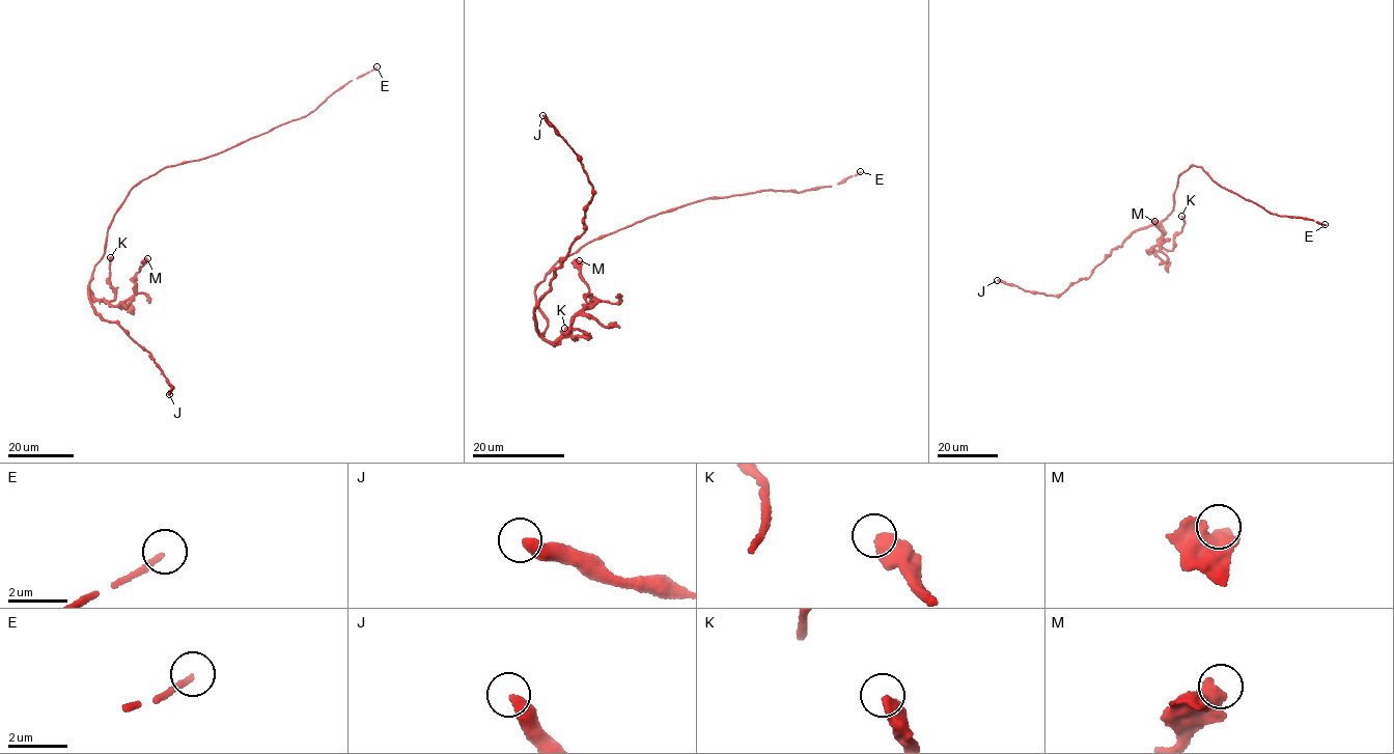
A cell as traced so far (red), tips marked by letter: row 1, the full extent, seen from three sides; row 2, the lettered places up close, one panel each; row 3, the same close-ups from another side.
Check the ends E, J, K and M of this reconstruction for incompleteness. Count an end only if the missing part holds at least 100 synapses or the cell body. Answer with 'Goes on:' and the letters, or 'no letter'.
Goes on: E

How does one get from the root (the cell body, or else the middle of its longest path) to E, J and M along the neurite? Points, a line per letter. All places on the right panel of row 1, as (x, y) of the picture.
E: (1182, 173), (1193, 165), (1200, 167), (1220, 186), (1269, 213), (1325, 224)
J: (1182, 173), (1168, 217), (1132, 232), (1092, 269), (1089, 278), (1052, 296), (997, 280)
M: (1182, 173), (1178, 177), (1173, 210), (1161, 222), (1161, 238), (1151, 248), (1158, 251), (1164, 233), (1154, 221)

